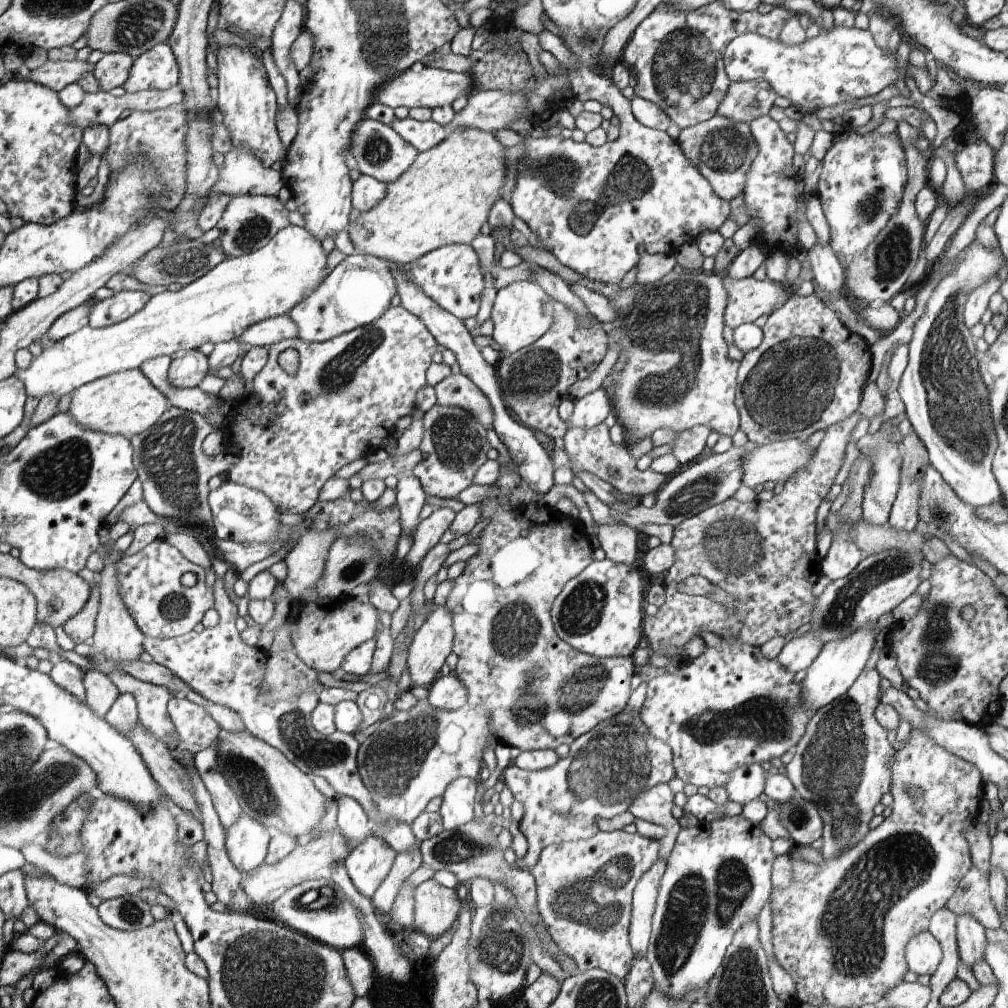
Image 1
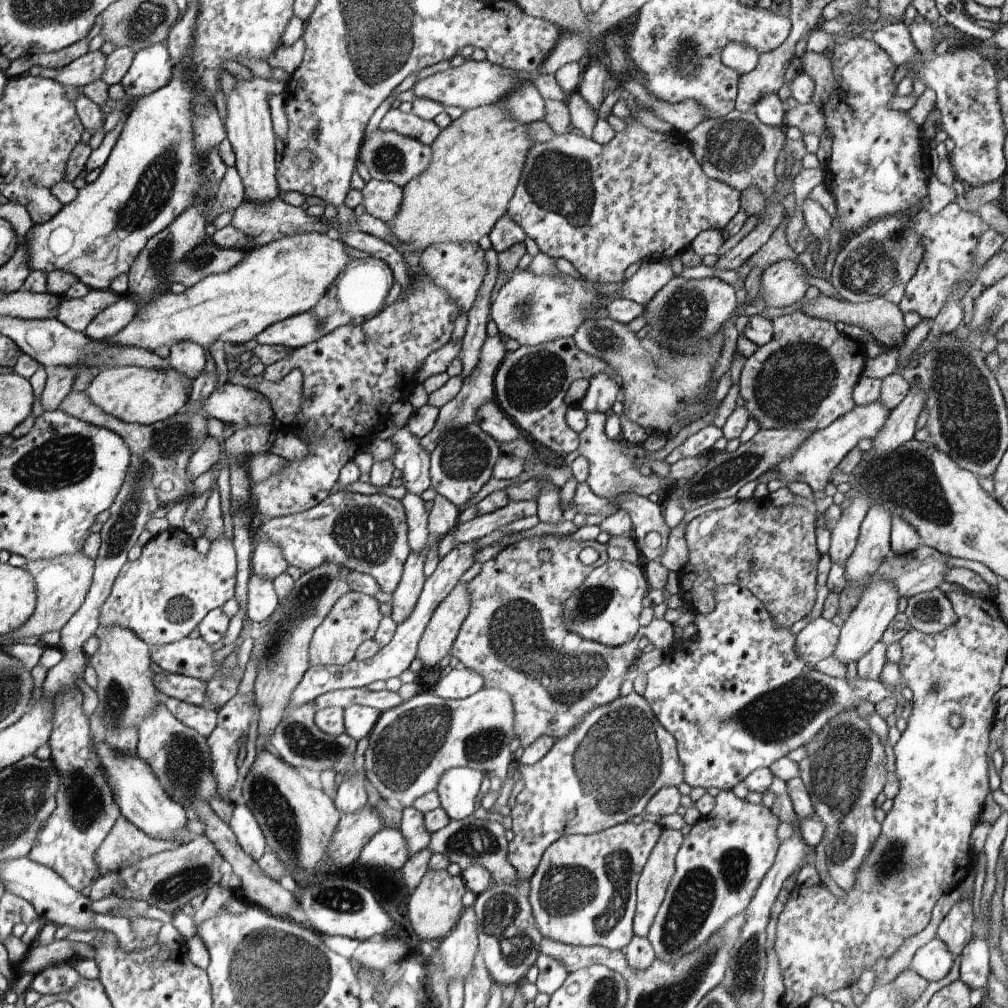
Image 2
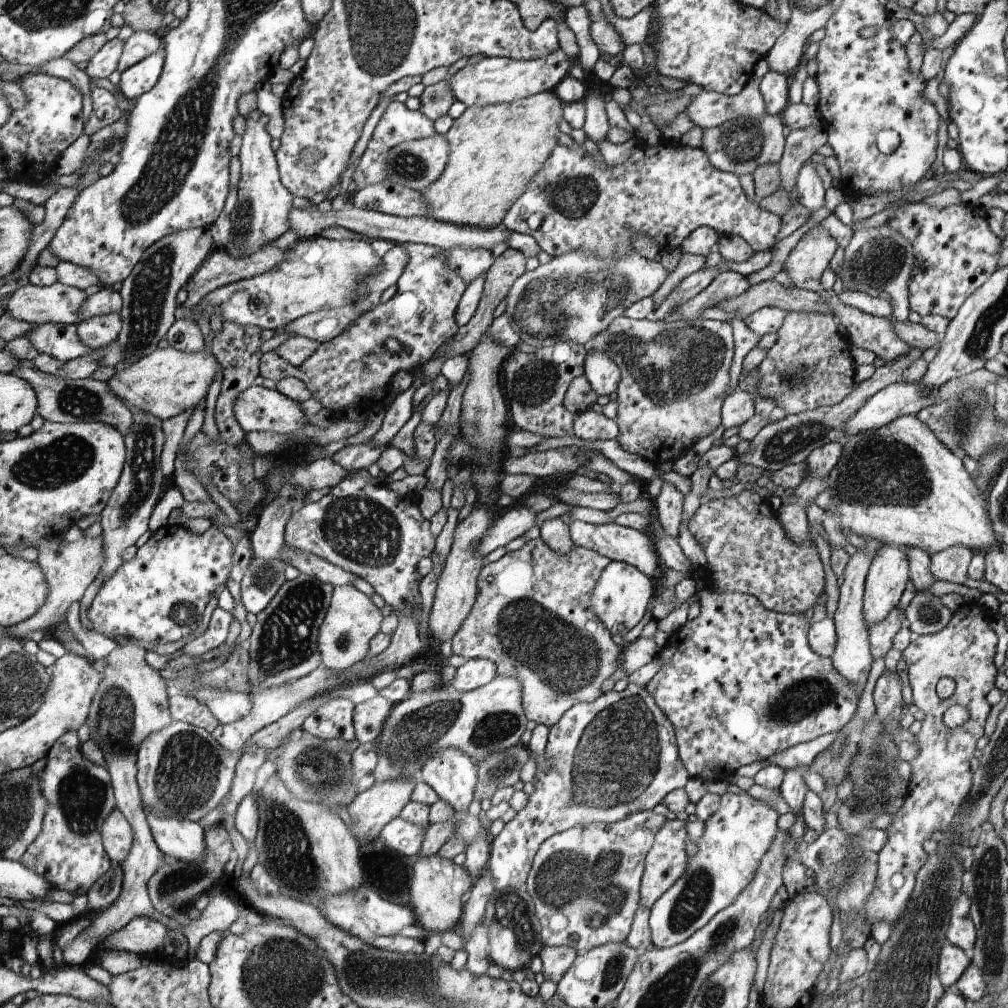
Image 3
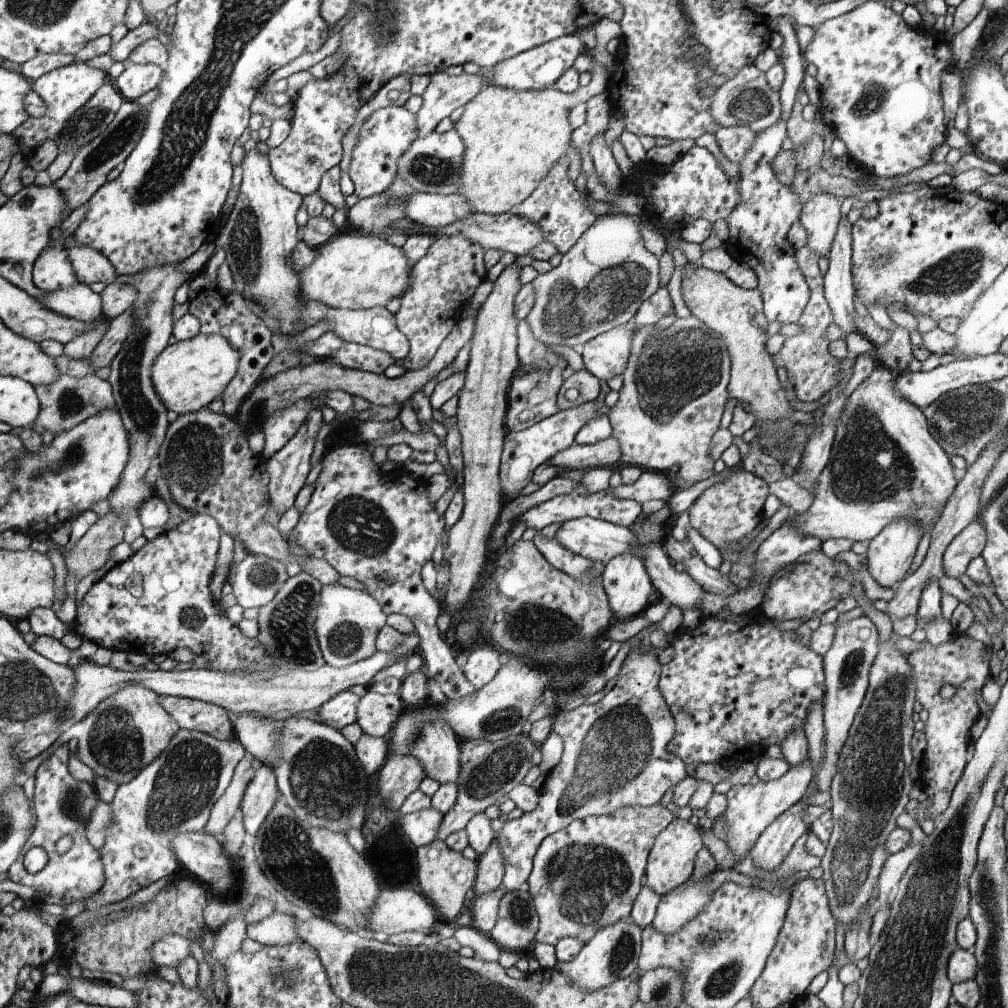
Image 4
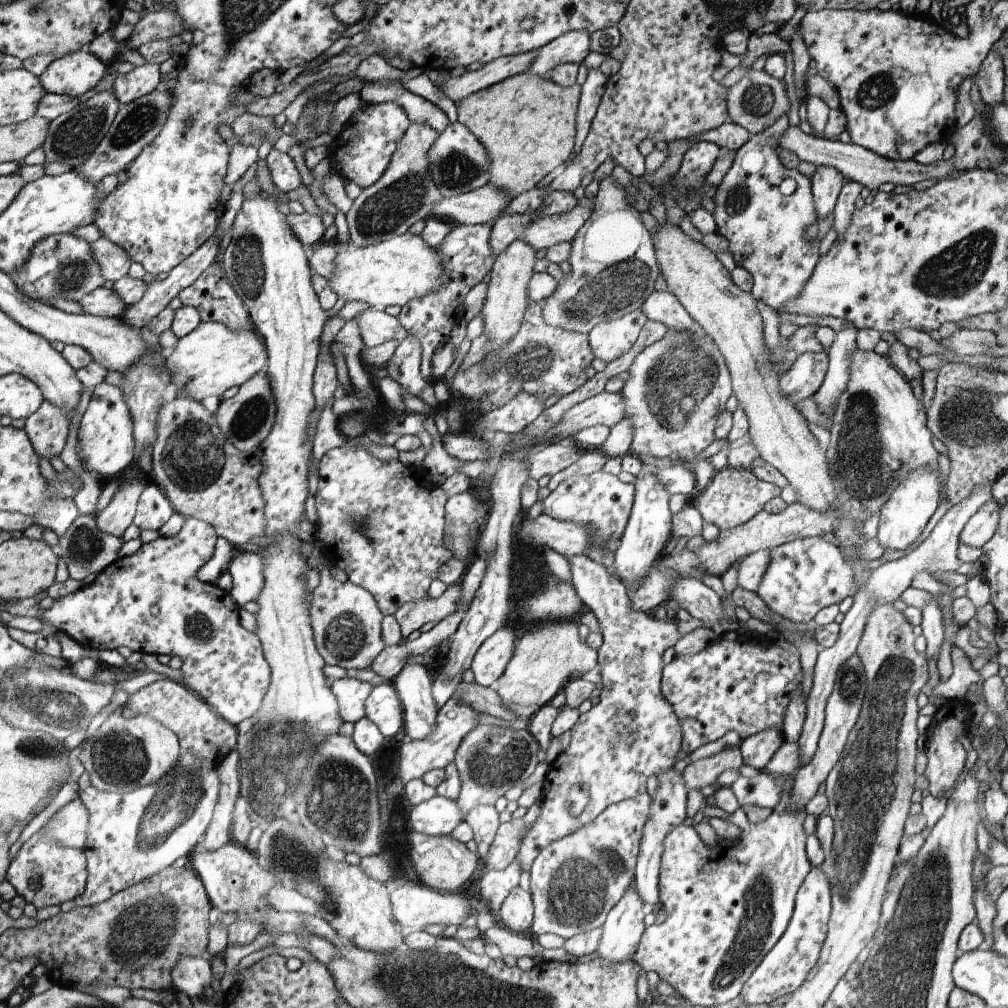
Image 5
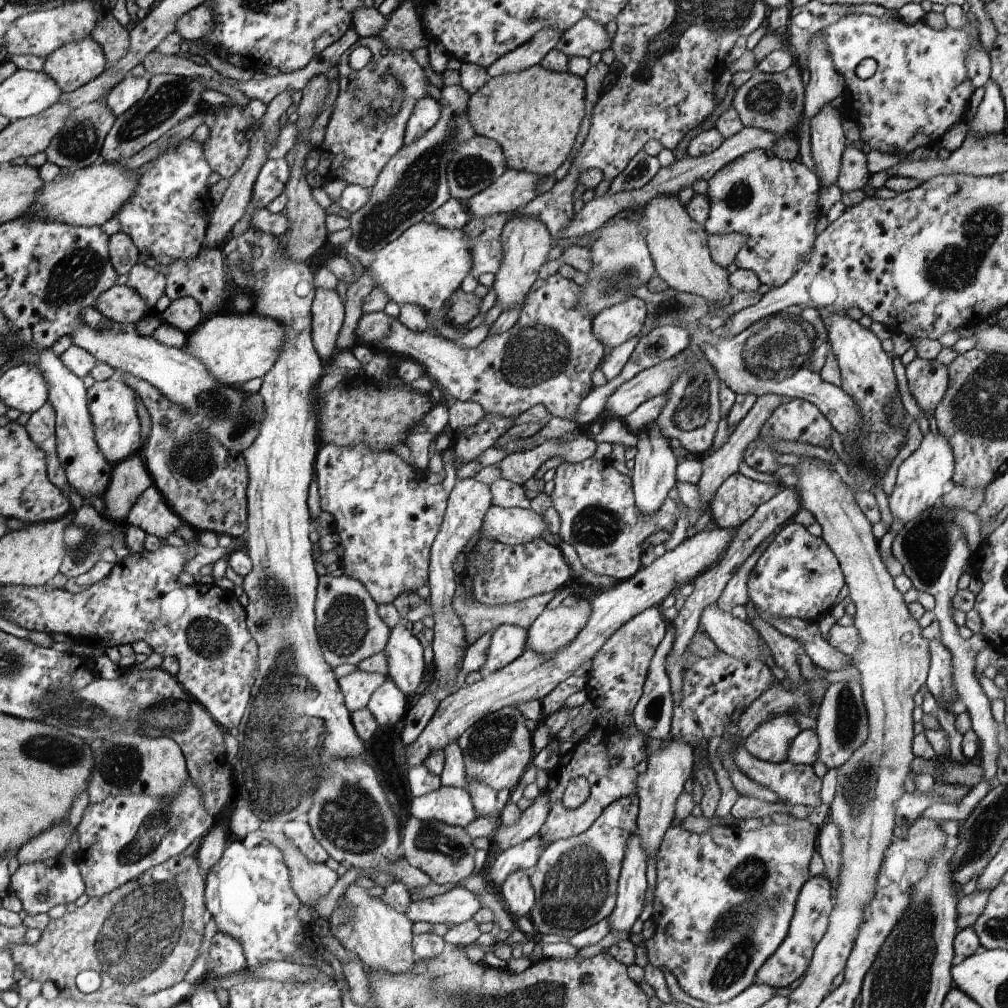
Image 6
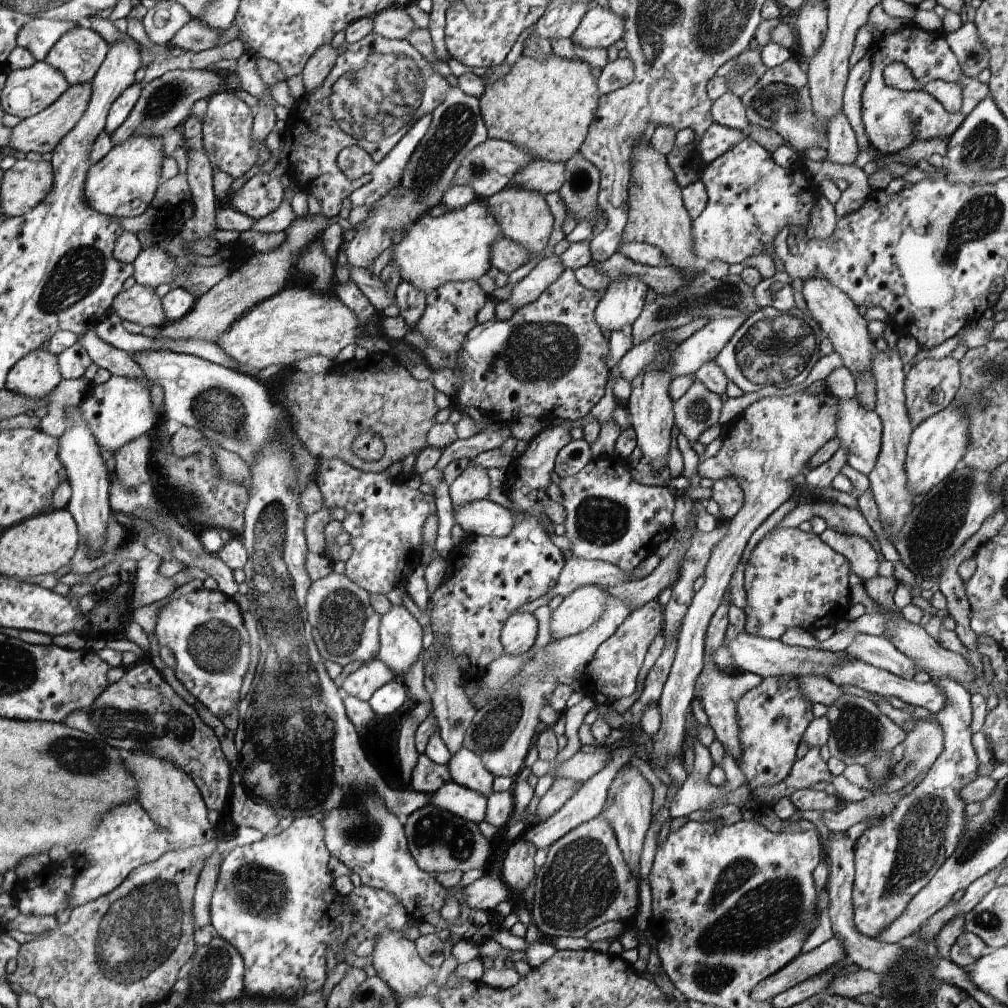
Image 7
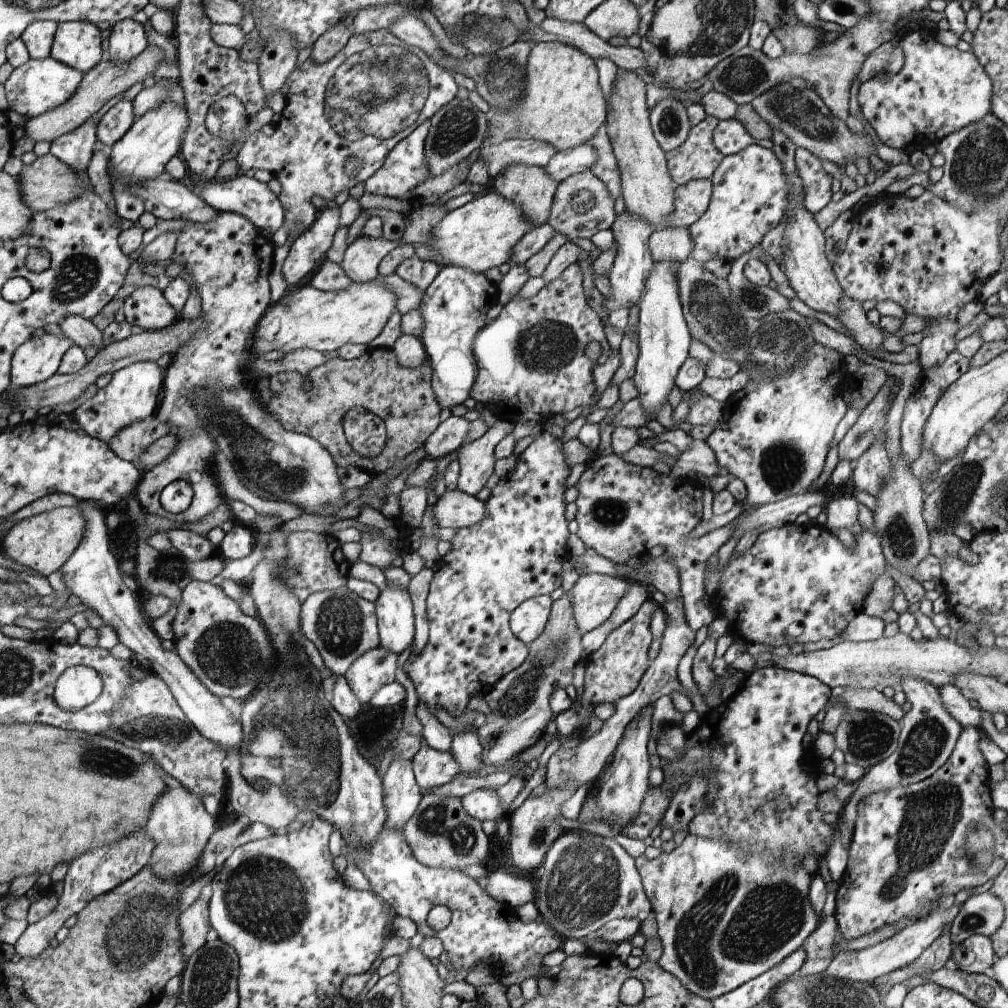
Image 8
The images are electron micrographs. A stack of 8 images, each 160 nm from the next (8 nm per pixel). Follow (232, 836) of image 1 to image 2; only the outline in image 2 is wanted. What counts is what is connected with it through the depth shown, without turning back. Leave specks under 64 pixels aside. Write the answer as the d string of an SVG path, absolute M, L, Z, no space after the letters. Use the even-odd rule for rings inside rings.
M245 803L234 807L229 825L242 850L256 862L260 860L267 852L266 839L262 826Z

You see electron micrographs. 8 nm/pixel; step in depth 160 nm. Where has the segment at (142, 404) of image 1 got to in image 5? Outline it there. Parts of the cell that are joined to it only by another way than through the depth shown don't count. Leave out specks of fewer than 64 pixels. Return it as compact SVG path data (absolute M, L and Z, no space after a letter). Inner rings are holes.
M201 321L190 334L179 338L176 348L169 350L167 363L172 395L192 396L197 400L202 400L206 396L222 397L228 388L243 385L255 374L266 369L268 364L267 345L256 330L233 331L218 321Z

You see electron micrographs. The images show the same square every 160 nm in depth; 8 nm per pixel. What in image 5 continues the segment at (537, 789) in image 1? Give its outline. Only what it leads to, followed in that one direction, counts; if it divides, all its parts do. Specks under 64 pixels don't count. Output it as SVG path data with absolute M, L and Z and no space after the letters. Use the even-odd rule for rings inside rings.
M574 555L567 560L571 564L573 586L586 606L586 610L595 614L603 636L603 643L597 648L599 667L602 669L600 683L603 684L603 688L598 704L587 713L582 713L570 730L569 745L547 766L546 776L542 779L540 814L532 826L527 826L517 856L523 872L531 869L535 858L544 848L572 834L582 825L592 822L608 806L646 793L648 780L652 776L660 778L664 773L670 772L678 761L676 754L682 750L681 722L662 691L664 667L662 654L666 652L666 648L674 646L680 639L674 620L671 622L656 620L652 613L632 608L625 584L619 578L612 577L612 574L600 566L600 563L595 563L584 555ZM575 784L589 786L589 801L580 815L573 815L567 806L567 794Z

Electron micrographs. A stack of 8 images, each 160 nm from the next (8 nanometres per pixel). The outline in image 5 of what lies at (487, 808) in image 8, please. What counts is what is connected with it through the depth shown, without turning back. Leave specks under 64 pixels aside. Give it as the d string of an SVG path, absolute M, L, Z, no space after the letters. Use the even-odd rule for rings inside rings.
M438 794L413 806L410 814L414 832L432 836L450 835L463 821L462 809L457 799Z

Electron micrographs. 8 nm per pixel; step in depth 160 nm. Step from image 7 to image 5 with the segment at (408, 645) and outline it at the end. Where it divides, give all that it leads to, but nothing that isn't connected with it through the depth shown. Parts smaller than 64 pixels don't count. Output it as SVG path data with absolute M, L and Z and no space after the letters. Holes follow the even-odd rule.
M406 660L392 683L403 706L406 740L424 738L436 727L439 711L431 693L433 682L427 668Z

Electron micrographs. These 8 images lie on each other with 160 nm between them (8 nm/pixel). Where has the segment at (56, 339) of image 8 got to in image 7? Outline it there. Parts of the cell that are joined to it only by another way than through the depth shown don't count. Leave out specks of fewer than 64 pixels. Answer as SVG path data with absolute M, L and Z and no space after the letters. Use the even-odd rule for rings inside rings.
M38 348L10 370L5 388L30 398L42 398L63 379L59 358L48 349Z

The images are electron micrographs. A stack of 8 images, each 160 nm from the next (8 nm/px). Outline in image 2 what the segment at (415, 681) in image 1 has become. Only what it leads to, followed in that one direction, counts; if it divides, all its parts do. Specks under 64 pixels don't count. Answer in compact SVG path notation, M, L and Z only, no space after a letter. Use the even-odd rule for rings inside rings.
M458 583L434 609L422 633L417 656L423 663L423 670L436 666L444 656L450 655L470 610L471 593L466 583Z

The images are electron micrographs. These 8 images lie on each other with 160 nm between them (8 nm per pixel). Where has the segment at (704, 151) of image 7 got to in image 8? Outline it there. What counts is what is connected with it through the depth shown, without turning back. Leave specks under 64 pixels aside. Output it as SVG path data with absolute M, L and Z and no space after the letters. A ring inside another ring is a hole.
M738 119L719 120L713 130L712 142L723 154L733 155L756 142L751 133Z

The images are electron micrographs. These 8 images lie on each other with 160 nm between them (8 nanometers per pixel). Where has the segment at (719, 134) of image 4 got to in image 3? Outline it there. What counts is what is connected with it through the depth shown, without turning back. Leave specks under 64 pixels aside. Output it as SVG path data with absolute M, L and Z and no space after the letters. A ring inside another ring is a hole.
M778 115L759 119L737 118L719 127L703 130L702 149L707 151L711 163L720 170L737 175L752 173L759 166L778 163L785 149L784 122Z

